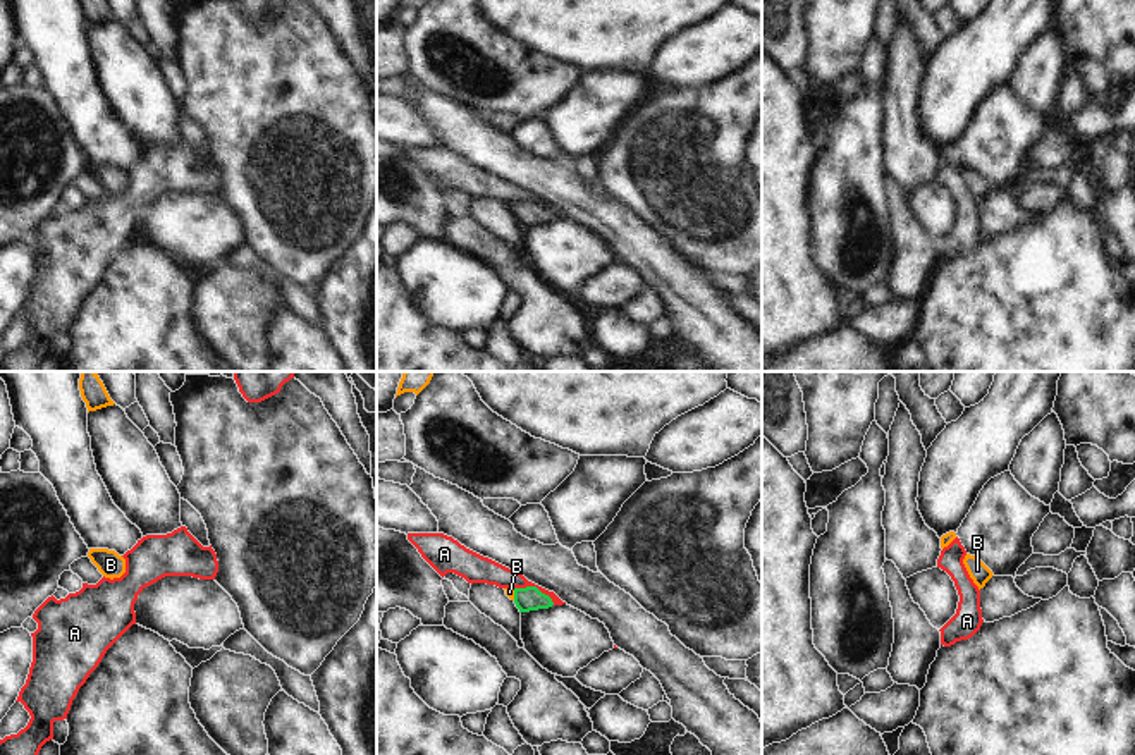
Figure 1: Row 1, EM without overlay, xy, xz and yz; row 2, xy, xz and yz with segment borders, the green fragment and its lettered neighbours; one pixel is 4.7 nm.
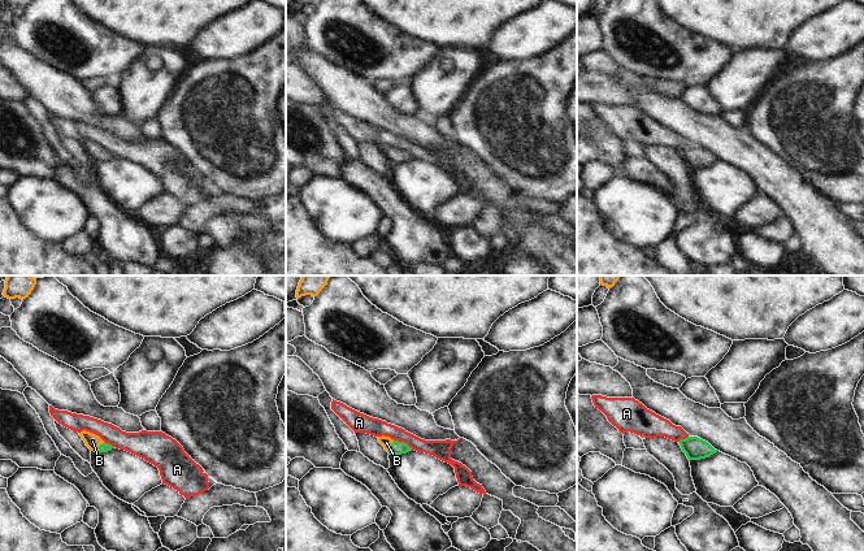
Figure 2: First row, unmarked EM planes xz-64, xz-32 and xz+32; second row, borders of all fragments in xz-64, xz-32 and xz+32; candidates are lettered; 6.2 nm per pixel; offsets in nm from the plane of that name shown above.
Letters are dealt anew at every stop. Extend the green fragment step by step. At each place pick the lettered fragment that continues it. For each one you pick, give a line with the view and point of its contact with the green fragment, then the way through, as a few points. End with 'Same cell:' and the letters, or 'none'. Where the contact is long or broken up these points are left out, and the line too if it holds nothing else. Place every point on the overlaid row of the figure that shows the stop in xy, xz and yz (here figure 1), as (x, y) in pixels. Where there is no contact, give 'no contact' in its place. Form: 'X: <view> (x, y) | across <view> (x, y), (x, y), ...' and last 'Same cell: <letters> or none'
B: xz (515, 594) | across xz (527, 599), (515, 594), (509, 592)
Same cell: B

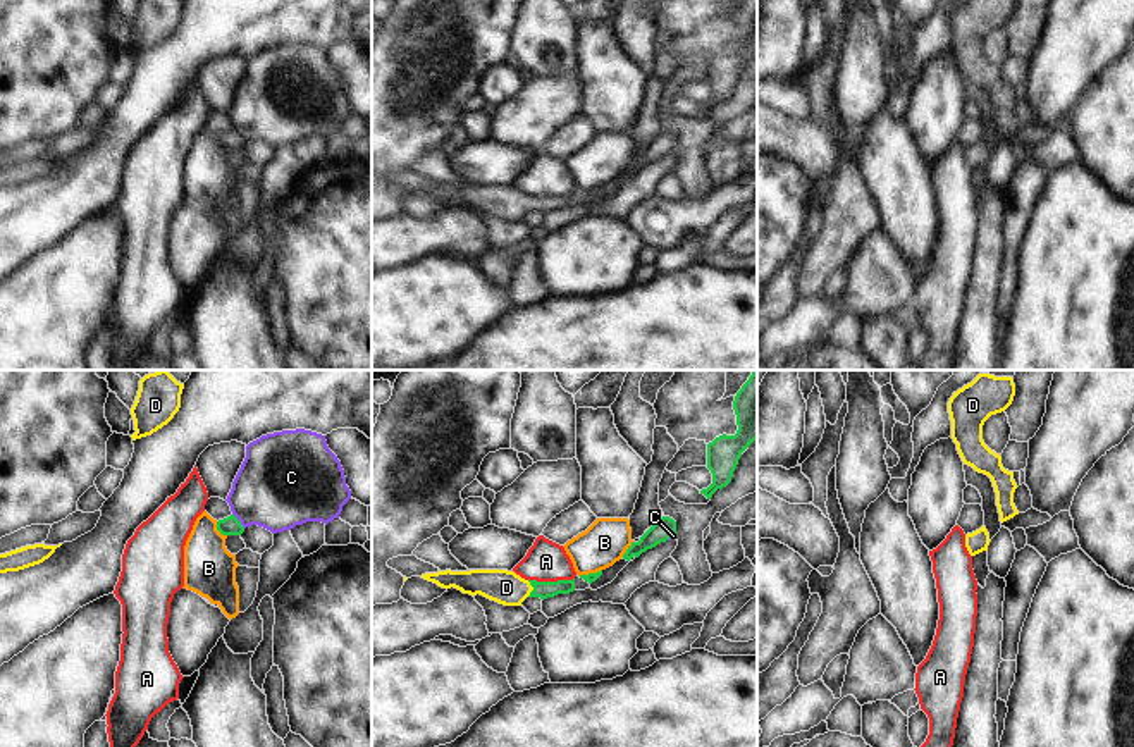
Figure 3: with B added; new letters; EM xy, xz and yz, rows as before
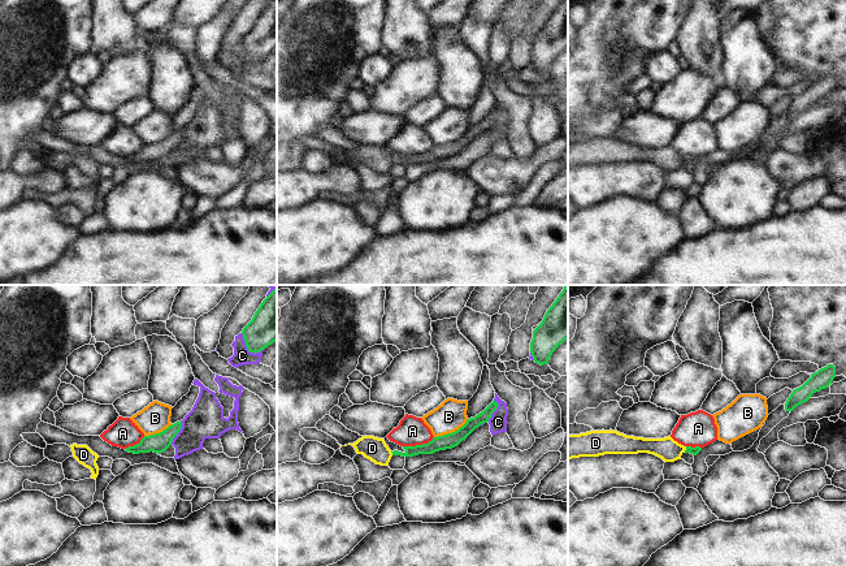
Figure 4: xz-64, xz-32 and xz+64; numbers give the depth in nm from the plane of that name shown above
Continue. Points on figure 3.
D: xz (534, 589) | across xz (541, 589), (534, 589), (506, 587)
Same cell: D

